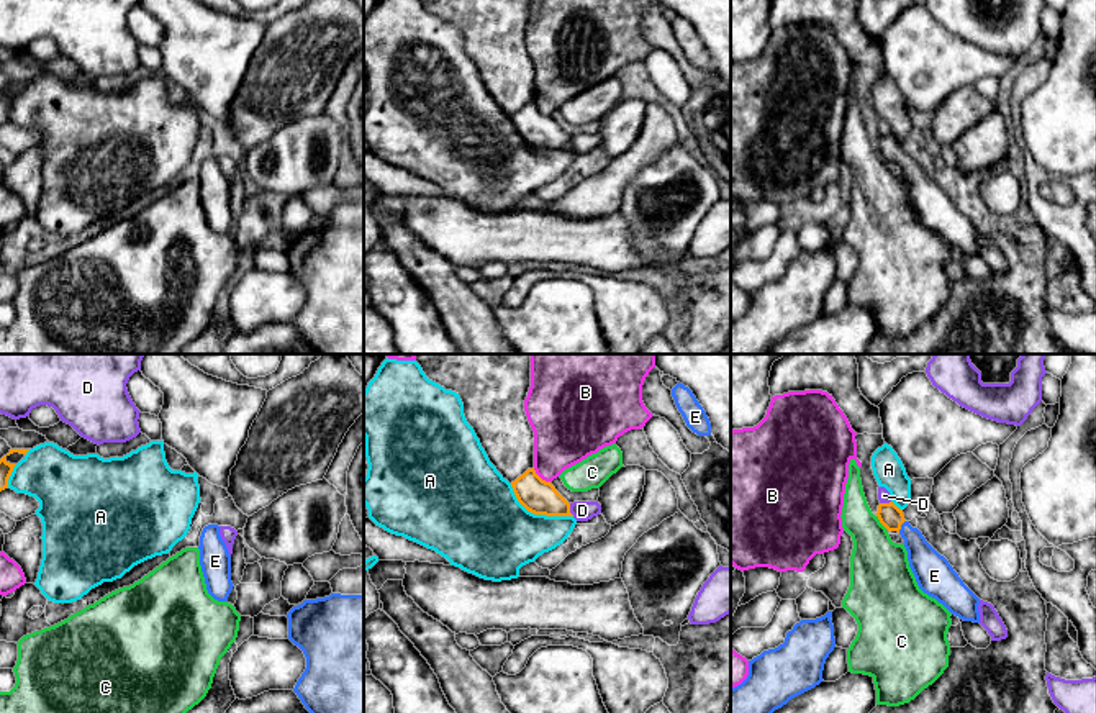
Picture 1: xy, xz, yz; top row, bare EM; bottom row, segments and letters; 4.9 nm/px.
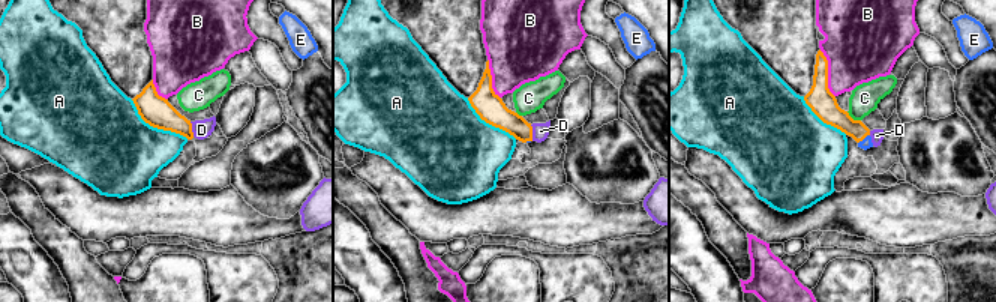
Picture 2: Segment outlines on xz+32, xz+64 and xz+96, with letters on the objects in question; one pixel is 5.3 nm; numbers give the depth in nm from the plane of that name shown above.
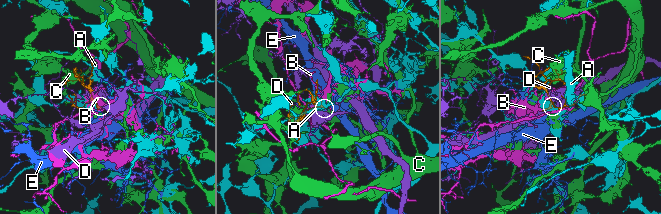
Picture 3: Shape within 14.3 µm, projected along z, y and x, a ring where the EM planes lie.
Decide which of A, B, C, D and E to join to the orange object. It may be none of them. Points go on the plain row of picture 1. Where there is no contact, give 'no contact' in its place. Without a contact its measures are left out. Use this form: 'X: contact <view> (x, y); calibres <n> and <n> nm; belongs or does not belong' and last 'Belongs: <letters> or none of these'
A: contact xz (538, 146); calibres 170 and 420 nm; does not belong
B: contact xz (539, 110); calibres 170 and 300 nm; does not belong
C: contact yz (880, 154); calibres 110 and 300 nm; does not belong
D: contact xz (569, 143); calibres 170 and 100 nm; does not belong
E: contact yz (900, 159); calibres 110 and 170 nm; belongs
Belongs: E

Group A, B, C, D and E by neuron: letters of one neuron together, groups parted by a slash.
A / B / C / D / E

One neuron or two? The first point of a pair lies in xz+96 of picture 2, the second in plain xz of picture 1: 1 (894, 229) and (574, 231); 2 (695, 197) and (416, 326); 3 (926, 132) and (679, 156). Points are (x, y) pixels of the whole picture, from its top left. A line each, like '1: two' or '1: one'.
1: one
2: two
3: one

